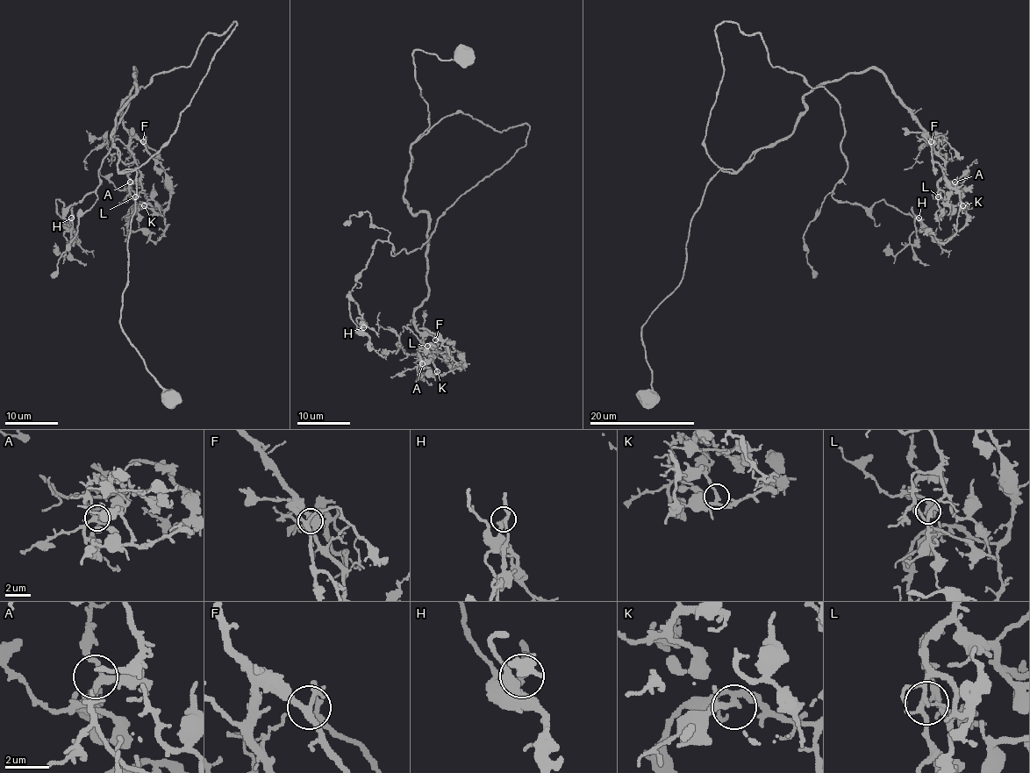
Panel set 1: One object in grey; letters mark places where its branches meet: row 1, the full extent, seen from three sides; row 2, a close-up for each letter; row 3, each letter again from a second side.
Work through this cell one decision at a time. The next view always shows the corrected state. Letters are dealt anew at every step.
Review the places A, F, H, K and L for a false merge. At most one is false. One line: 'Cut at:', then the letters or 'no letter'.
Cut at: H

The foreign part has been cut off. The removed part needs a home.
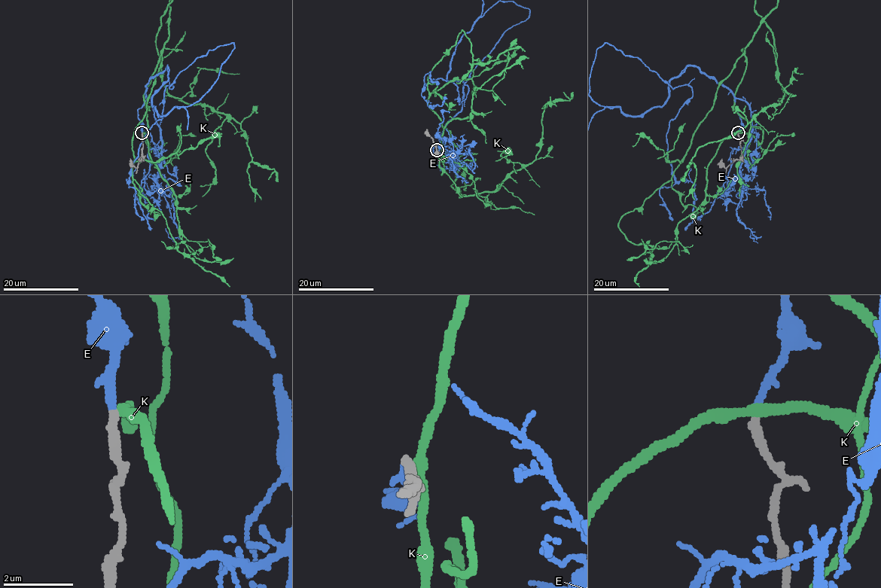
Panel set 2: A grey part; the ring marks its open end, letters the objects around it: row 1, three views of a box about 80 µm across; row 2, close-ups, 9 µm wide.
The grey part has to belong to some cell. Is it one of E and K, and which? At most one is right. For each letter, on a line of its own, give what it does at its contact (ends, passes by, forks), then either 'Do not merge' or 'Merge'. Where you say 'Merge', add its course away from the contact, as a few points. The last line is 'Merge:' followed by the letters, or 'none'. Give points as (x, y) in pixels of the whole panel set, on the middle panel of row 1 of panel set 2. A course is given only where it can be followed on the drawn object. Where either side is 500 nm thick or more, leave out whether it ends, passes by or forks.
E: It ends there. Merge. Its course: (437, 150), (443, 127), (461, 110), (463, 83), (447, 79), (455, 45), (482, 10)
K: It passes by. Do not merge
Merge: E

